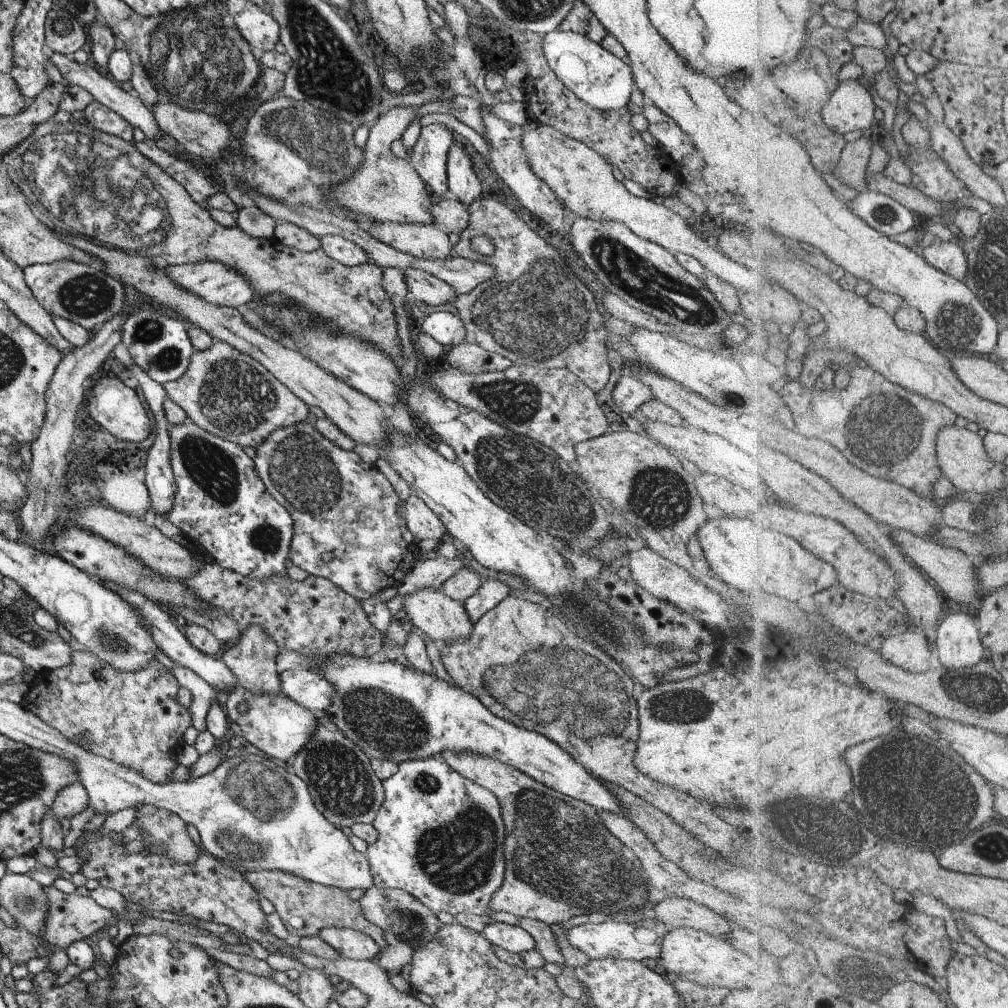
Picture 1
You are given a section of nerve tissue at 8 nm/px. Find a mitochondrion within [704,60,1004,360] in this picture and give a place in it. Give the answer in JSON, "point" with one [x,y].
{"point":[957,324]}

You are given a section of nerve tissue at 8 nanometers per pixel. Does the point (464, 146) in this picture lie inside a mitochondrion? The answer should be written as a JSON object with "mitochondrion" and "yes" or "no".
{"mitochondrion":"no"}

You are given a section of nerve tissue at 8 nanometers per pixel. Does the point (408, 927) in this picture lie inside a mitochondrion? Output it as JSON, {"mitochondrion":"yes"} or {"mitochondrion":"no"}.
{"mitochondrion":"yes"}

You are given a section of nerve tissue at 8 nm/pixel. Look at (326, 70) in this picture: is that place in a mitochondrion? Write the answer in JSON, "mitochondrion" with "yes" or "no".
{"mitochondrion":"yes"}

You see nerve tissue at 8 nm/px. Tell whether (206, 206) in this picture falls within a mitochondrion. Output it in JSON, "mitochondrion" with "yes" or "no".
{"mitochondrion":"no"}

